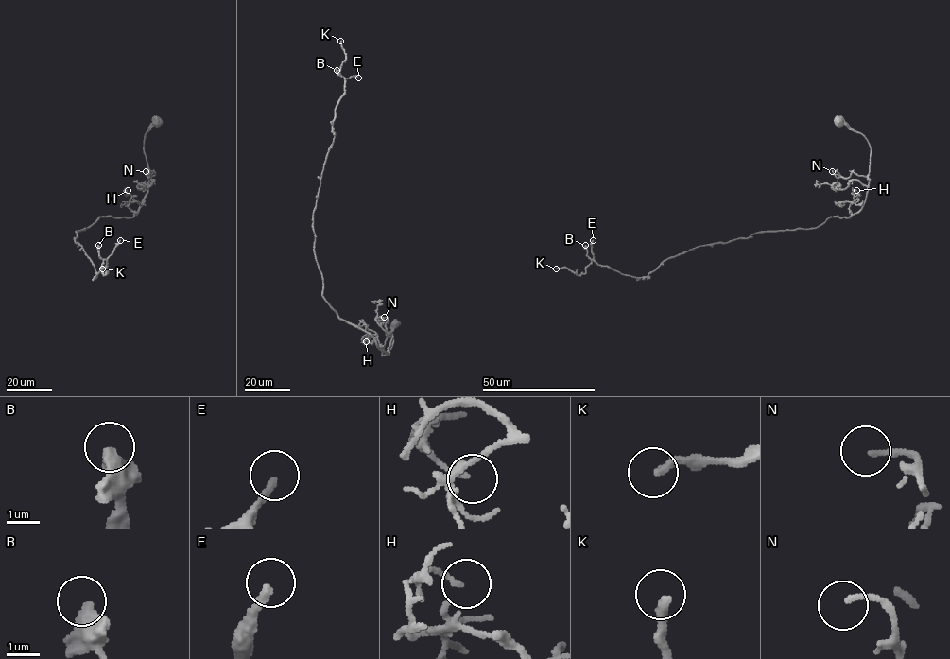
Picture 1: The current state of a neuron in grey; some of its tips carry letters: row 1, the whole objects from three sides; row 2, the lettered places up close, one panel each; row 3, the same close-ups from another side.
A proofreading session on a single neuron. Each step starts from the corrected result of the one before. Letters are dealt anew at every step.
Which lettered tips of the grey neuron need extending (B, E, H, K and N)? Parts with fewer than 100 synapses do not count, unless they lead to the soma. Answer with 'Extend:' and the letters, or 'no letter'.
Extend: E, K

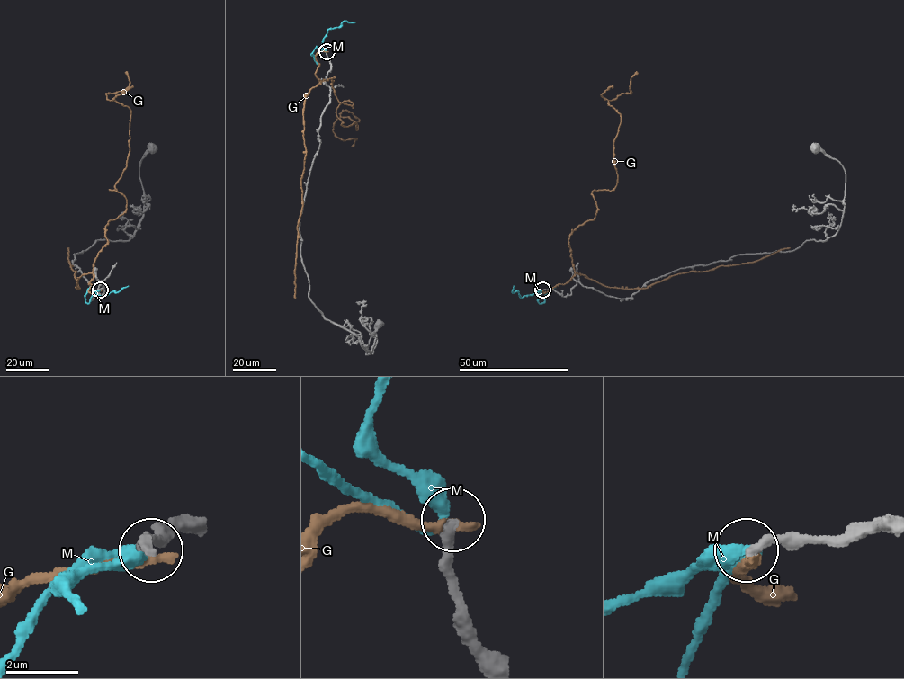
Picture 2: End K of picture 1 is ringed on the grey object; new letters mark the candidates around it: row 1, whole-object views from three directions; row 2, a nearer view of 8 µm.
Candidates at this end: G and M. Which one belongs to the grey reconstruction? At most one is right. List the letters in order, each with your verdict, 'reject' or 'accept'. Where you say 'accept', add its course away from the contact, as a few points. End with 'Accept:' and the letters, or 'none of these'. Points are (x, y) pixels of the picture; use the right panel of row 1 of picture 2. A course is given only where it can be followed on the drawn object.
G: reject
M: reject
Accept: none of these

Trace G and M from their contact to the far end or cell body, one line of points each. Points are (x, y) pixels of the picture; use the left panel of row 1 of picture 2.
G: (100, 290), (88, 283), (126, 209), (109, 190), (130, 114), (106, 93), (129, 85), (126, 71)
M: (100, 290), (95, 292), (102, 297), (129, 286)

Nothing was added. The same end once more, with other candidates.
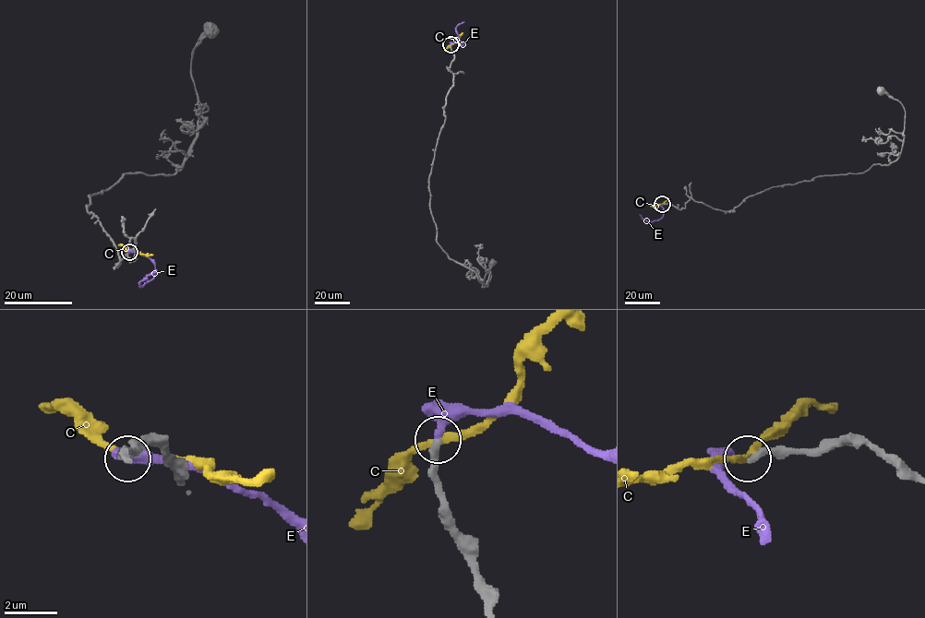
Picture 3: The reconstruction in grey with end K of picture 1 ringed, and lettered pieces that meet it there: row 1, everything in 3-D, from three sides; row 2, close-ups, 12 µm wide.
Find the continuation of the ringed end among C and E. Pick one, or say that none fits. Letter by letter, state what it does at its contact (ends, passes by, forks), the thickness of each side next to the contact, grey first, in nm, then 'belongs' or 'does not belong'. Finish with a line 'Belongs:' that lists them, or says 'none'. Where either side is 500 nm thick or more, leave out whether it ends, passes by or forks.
C: it passes by; calibres 320 and 240 nm; does not belong
E: it ends; calibres 280 and 320 nm; belongs
Belongs: E

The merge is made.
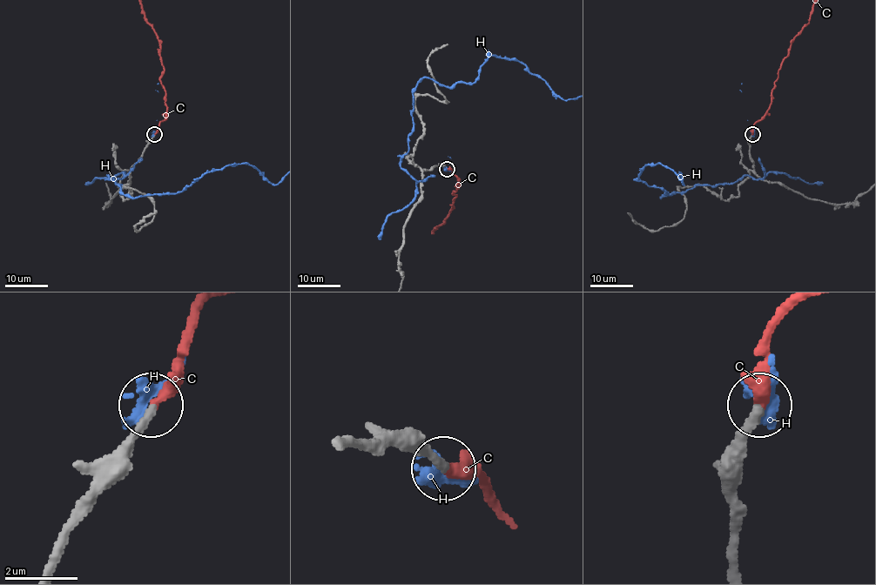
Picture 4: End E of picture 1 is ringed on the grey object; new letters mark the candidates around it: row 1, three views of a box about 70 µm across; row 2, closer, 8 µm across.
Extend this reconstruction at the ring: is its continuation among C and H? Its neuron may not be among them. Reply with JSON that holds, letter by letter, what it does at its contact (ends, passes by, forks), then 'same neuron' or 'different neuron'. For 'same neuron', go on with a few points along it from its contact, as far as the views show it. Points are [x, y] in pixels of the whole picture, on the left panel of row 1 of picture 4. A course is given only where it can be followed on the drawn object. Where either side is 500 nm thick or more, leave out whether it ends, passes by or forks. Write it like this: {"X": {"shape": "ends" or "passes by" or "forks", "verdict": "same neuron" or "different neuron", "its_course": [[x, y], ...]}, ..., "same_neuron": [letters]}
{"C": {"shape": "ends", "verdict": "same neuron"}, "H": {"shape": "ends", "verdict": "different neuron"}, "same_neuron": ["C"]}

